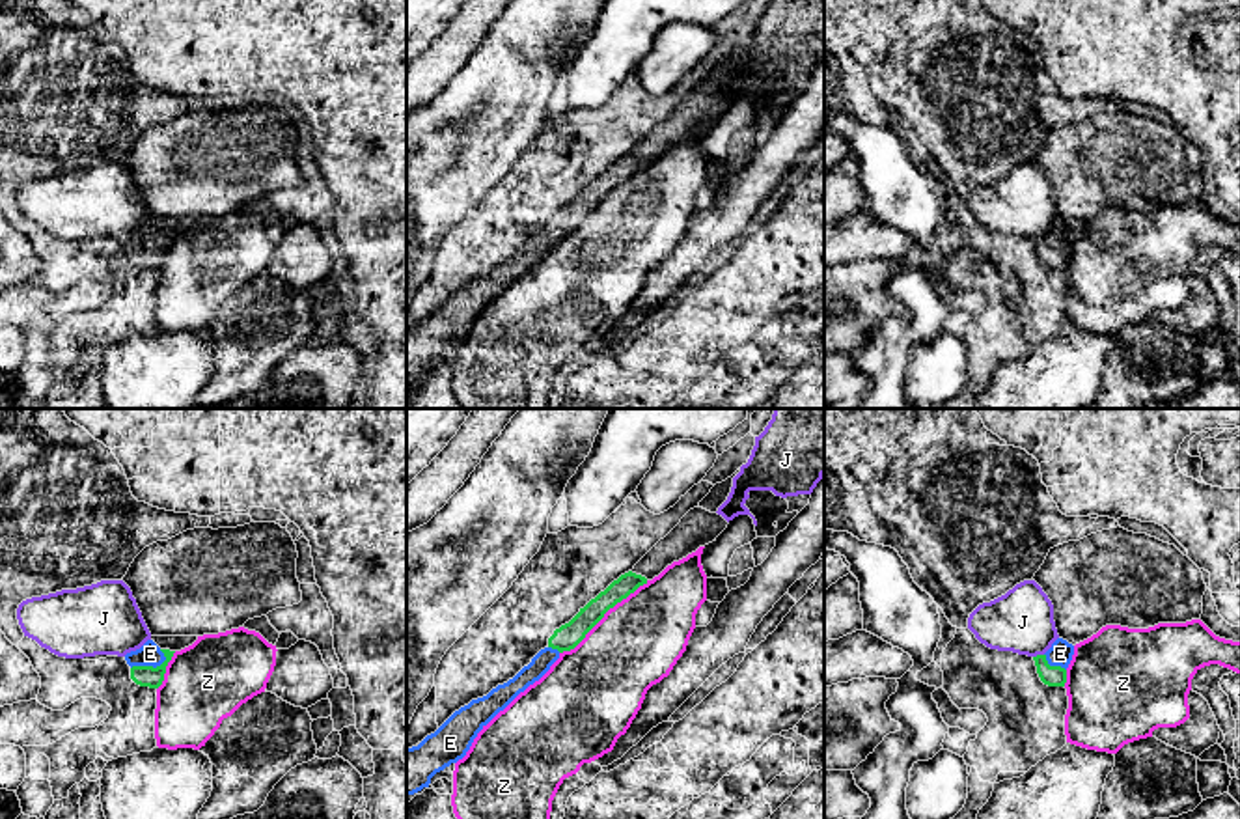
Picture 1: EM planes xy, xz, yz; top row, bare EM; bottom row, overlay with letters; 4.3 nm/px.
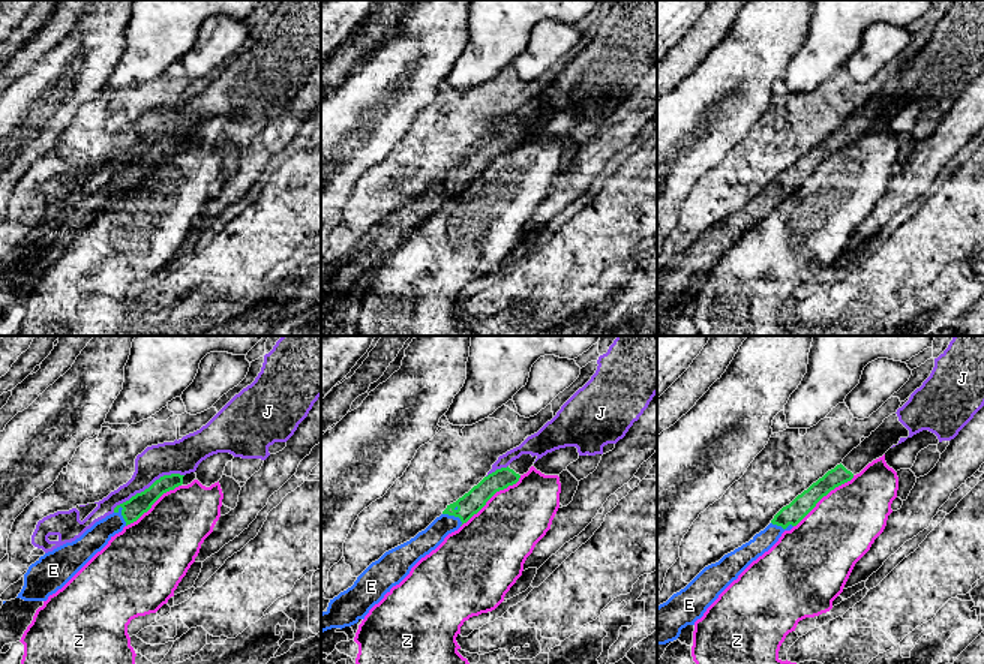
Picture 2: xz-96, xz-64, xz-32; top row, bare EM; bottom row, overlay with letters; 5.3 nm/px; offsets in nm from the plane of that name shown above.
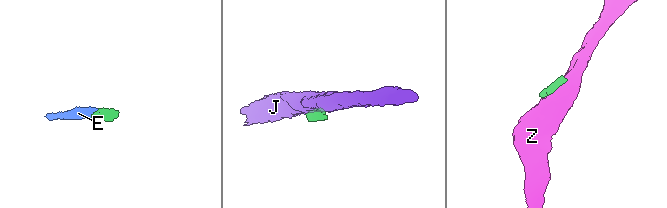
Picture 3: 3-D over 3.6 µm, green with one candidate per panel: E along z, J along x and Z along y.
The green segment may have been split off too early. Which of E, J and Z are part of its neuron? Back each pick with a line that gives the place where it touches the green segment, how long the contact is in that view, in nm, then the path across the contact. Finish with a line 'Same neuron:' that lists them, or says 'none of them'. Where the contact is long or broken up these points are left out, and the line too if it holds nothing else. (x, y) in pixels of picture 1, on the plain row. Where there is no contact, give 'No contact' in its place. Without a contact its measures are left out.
E: Touches green at xy (148, 249). Shared border 170 nm. Path across: xy (146, 258), (148, 249), (150, 235)
Same neuron: E

